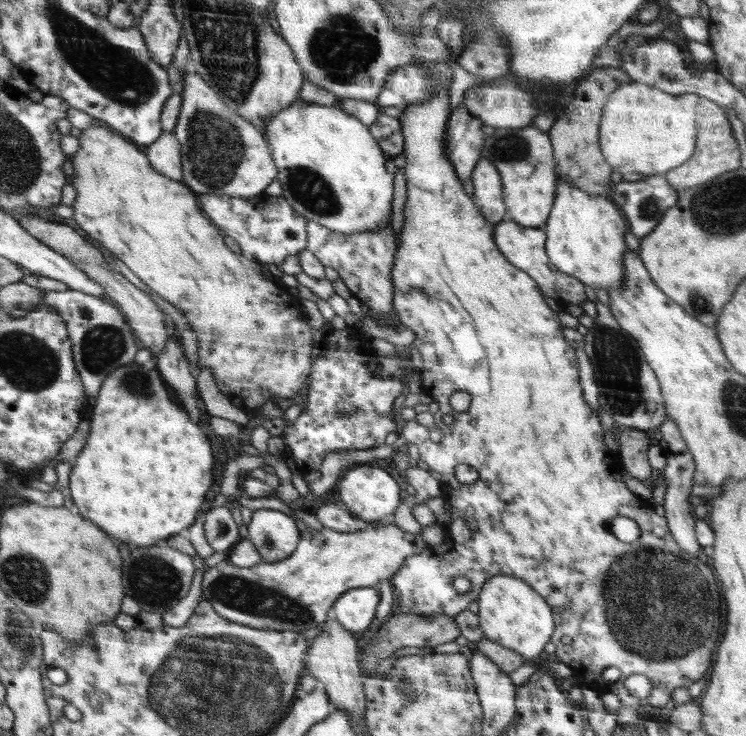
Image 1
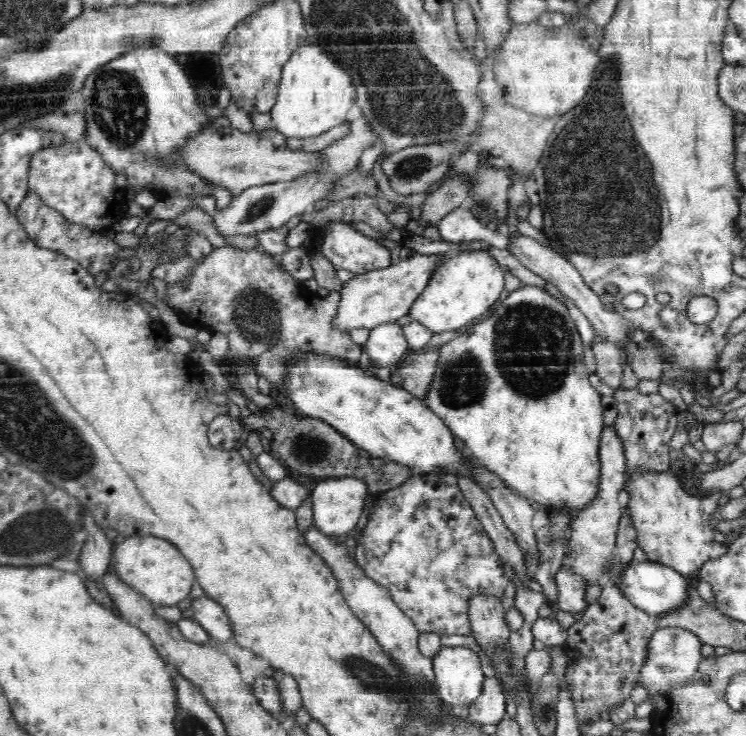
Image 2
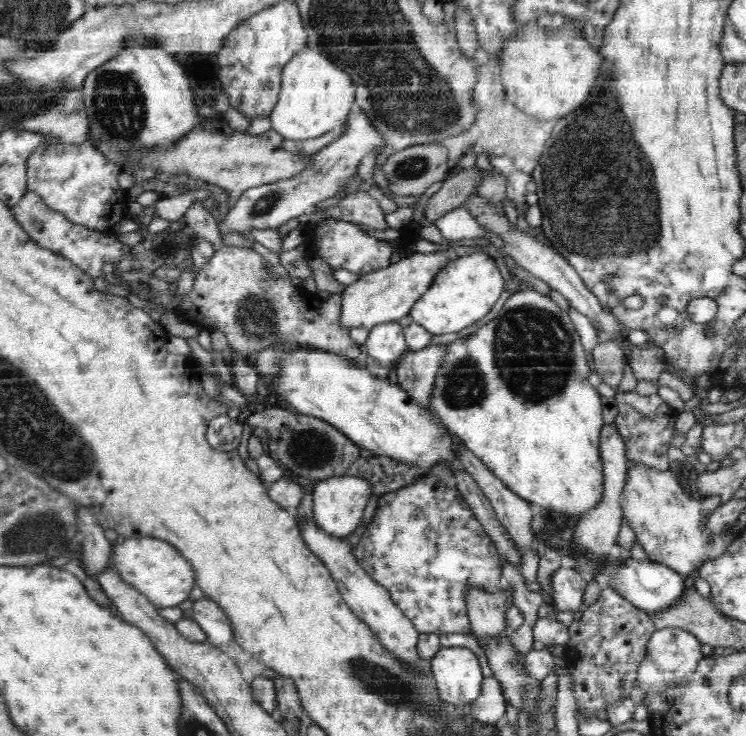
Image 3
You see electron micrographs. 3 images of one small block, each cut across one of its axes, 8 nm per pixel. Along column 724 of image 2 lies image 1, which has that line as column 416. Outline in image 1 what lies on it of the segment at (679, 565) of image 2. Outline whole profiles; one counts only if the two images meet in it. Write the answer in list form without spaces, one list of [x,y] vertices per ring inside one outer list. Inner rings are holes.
[[[394,521],[378,523],[352,533],[326,527],[318,531],[307,528],[294,554],[273,563],[260,561],[250,568],[242,568],[228,560],[221,561],[203,574],[202,597],[227,620],[252,628],[302,633],[324,623],[340,595],[358,587],[377,586],[380,580],[390,580],[408,556],[427,547],[420,537],[402,532]]]

